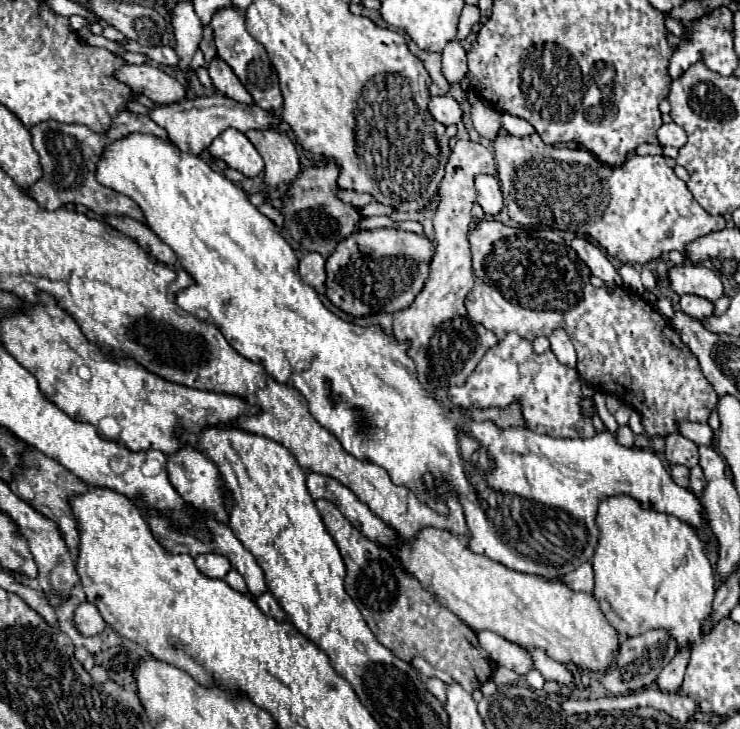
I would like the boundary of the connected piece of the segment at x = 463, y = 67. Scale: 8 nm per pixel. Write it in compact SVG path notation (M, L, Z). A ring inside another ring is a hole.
M457 39L449 41L443 49L443 73L449 83L461 81L467 73L467 53Z

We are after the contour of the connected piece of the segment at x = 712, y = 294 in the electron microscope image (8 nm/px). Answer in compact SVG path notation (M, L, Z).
M675 265L667 271L667 281L671 291L675 291L677 295L693 293L709 301L715 301L723 295L721 279L715 271L703 265Z

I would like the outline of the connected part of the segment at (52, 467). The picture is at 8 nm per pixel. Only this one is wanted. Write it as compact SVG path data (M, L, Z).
M29 447L29 453L25 453L23 457L23 467L19 469L17 477L10 483L10 489L22 500L27 501L35 511L39 511L41 515L45 515L47 519L51 519L69 553L73 555L73 559L77 559L79 555L79 525L77 525L77 519L73 515L73 509L71 509L71 497L77 497L77 495L83 495L89 491L87 483L83 483L77 475L73 475L71 471L67 471L63 465L59 465L57 461L49 459L47 455L43 455L41 451Z

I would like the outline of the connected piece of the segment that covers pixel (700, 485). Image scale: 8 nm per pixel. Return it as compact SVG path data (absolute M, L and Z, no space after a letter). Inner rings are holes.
M697 465L697 467L693 467L691 469L691 485L689 485L689 489L699 497L701 493L703 493L703 489L705 489L705 475L703 475L703 469Z

